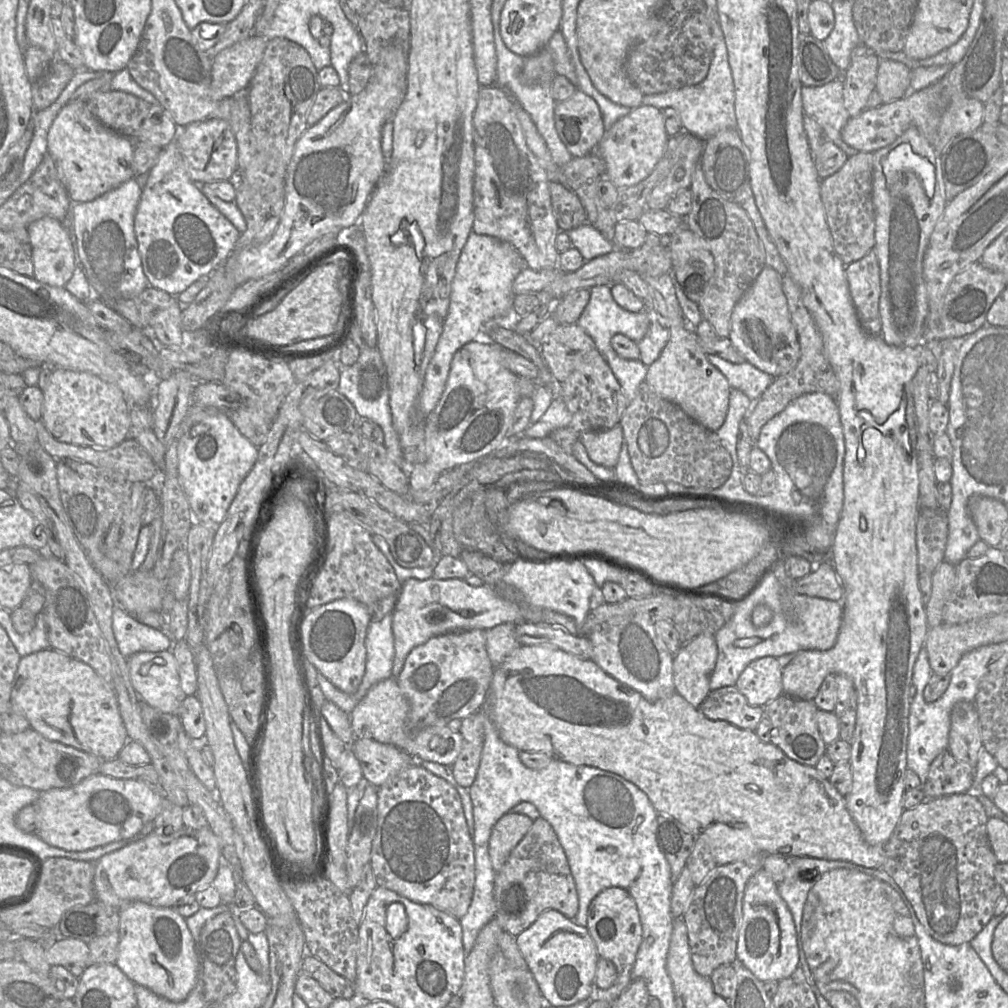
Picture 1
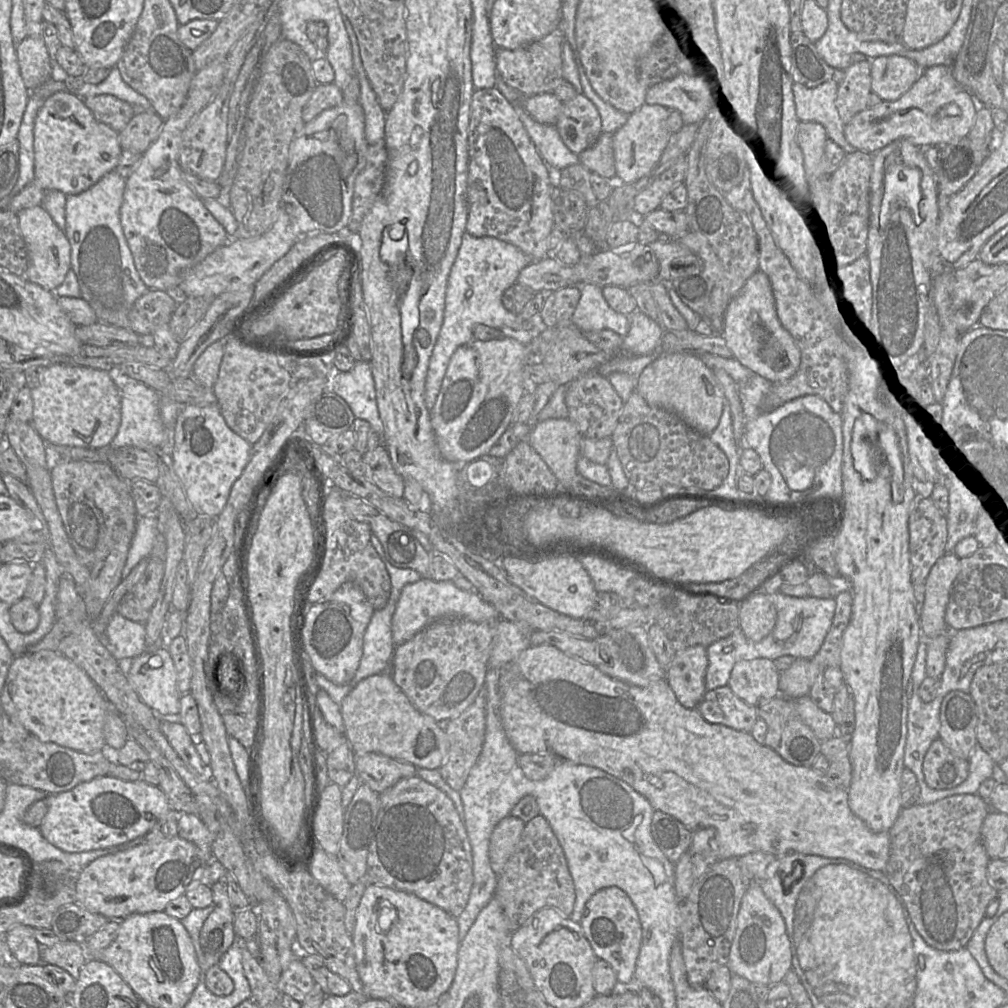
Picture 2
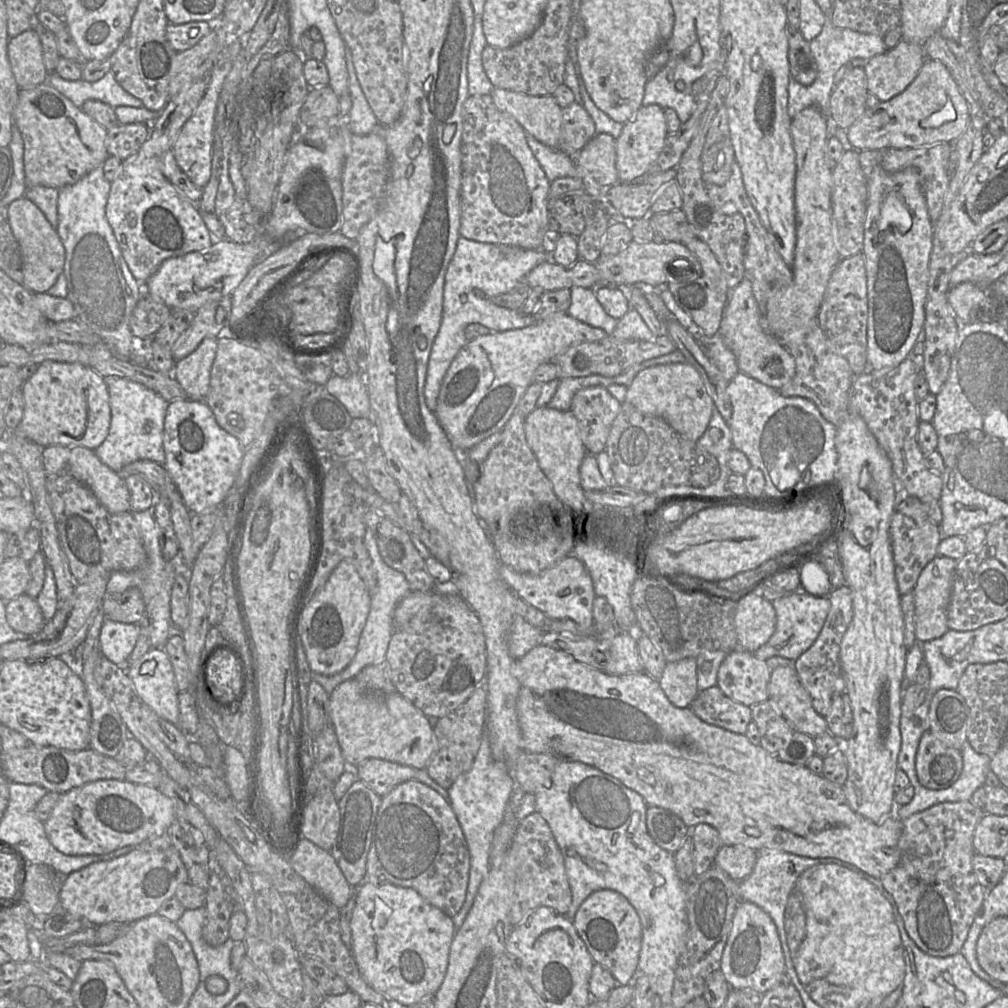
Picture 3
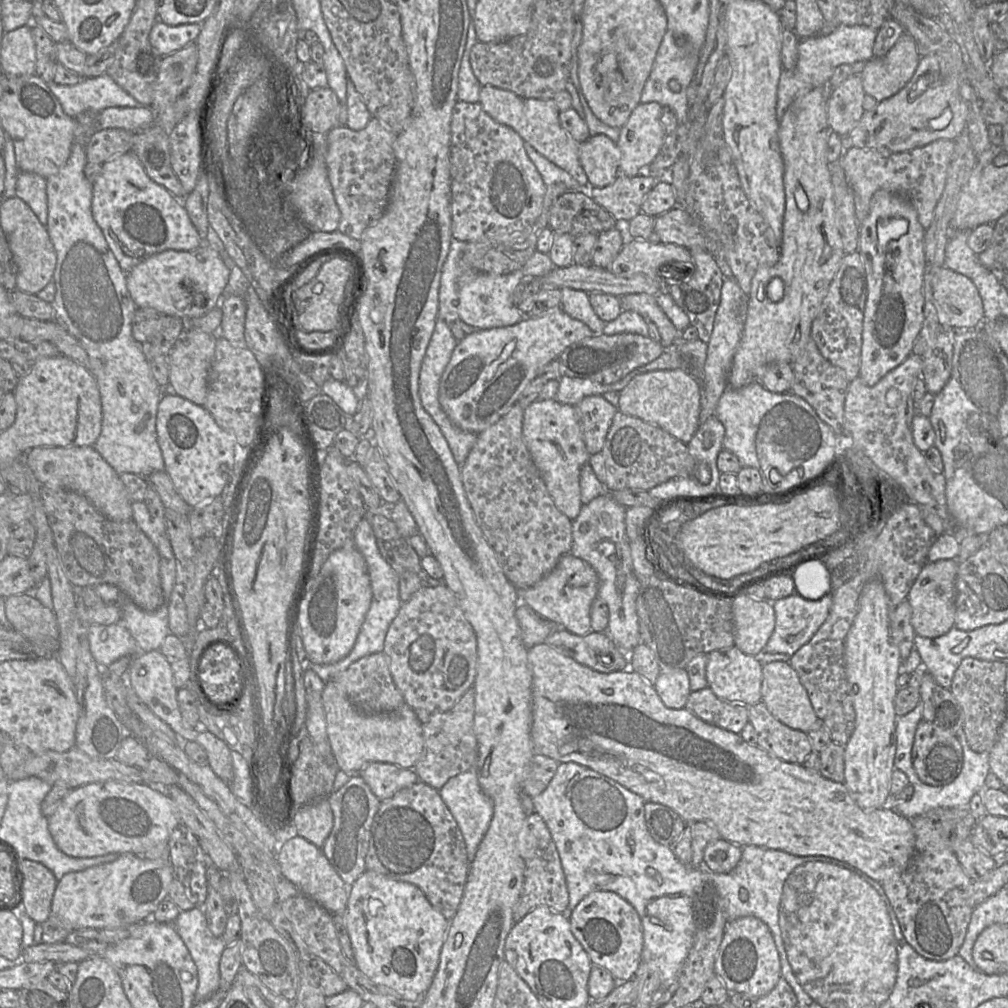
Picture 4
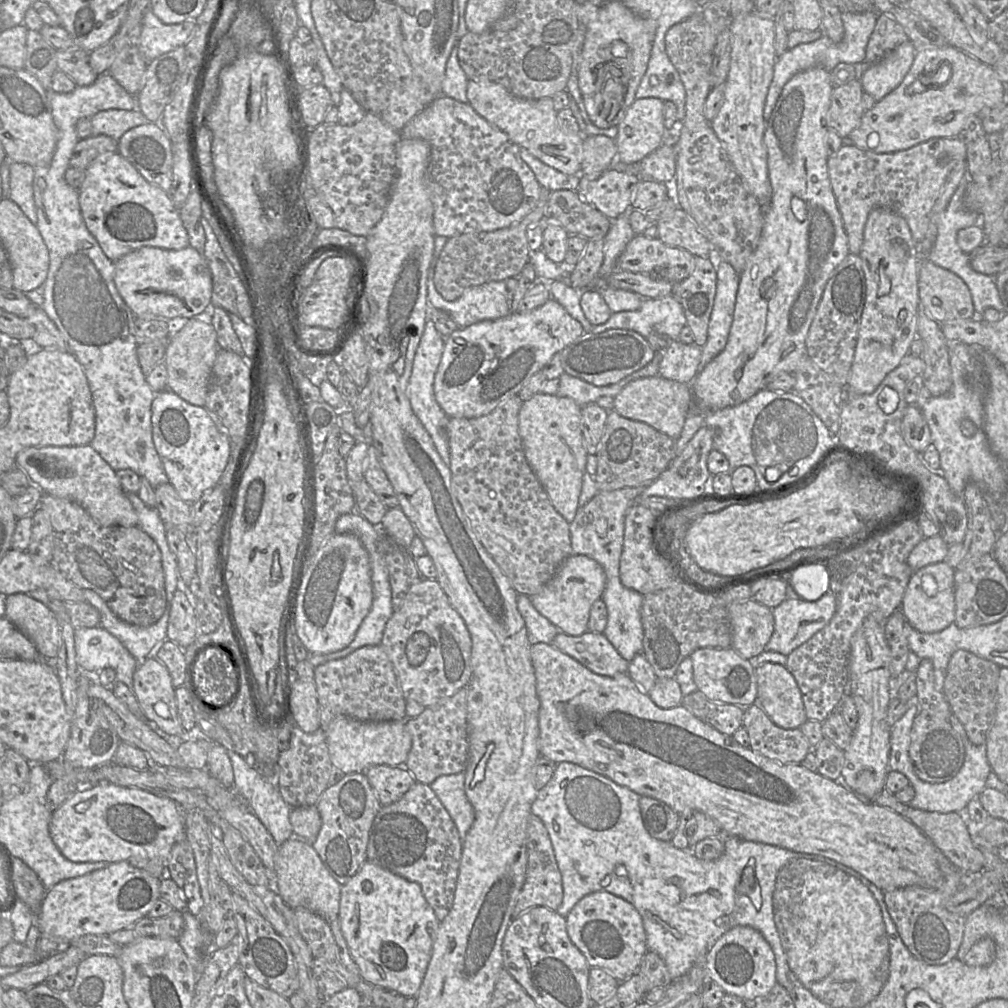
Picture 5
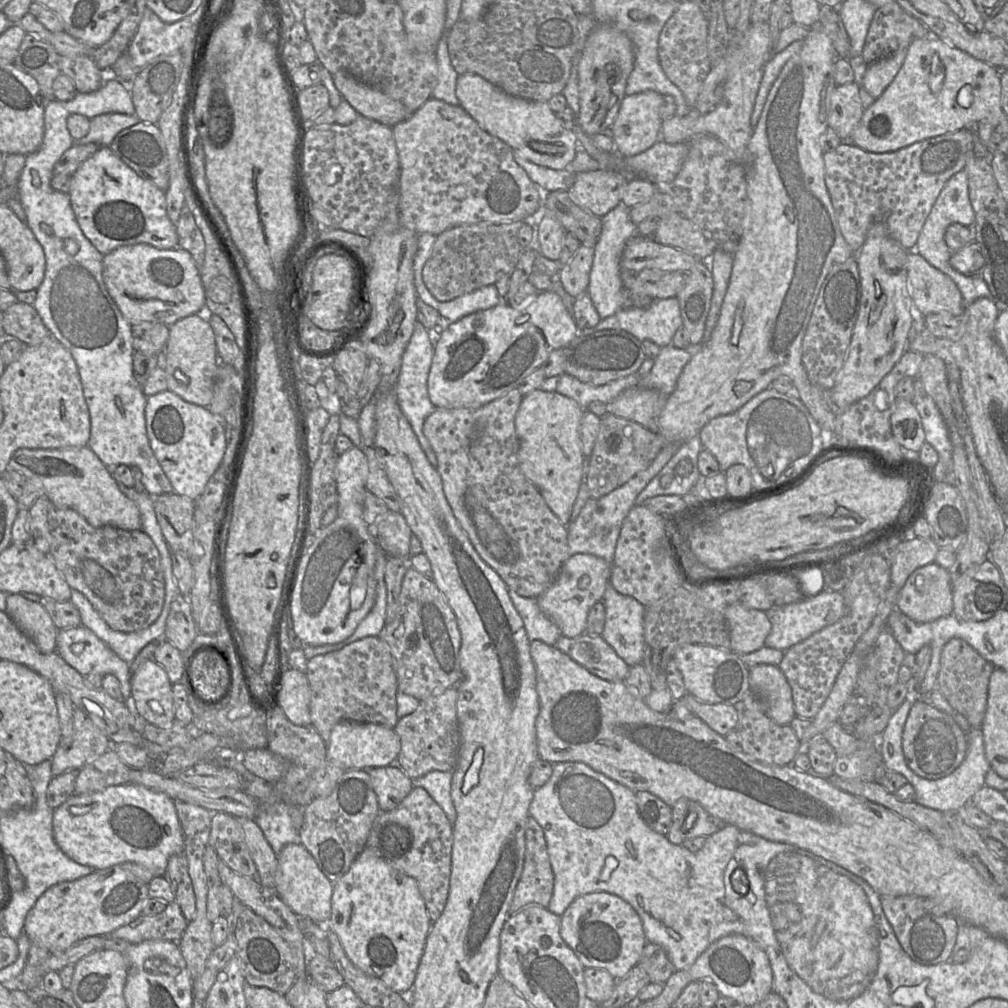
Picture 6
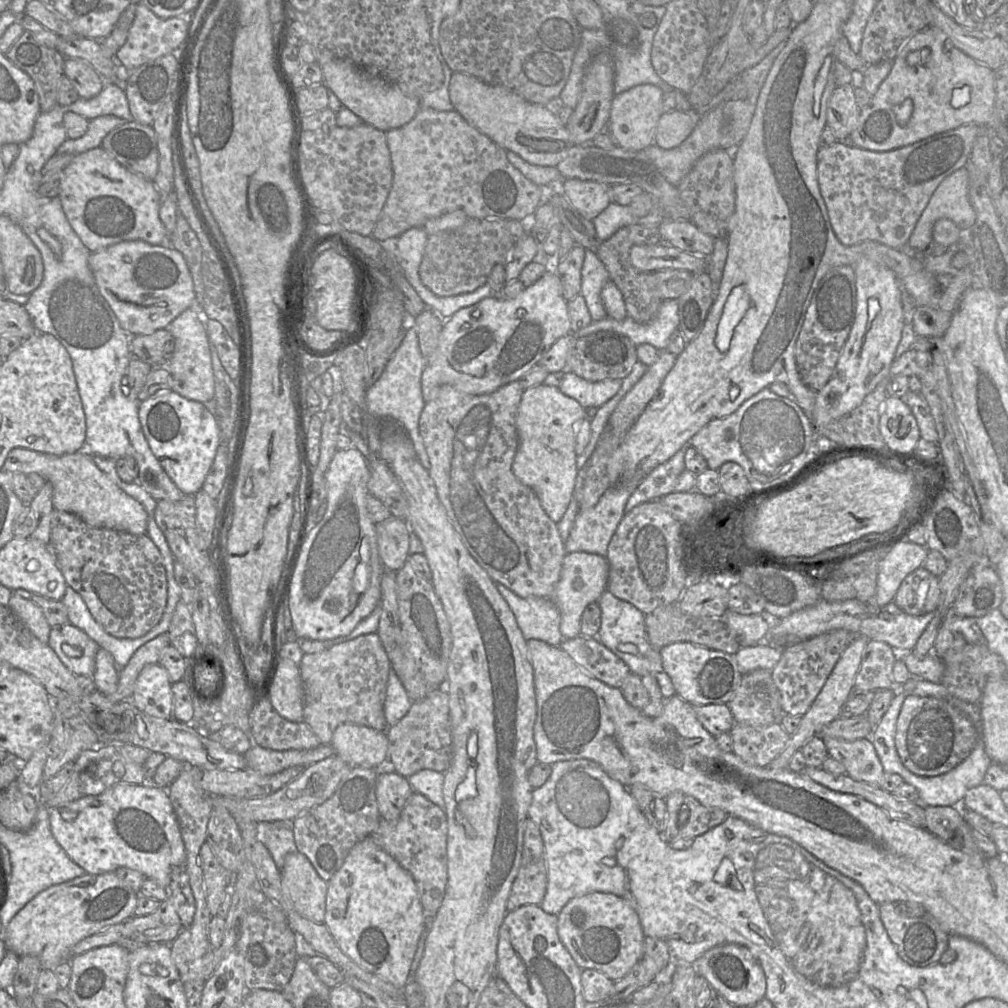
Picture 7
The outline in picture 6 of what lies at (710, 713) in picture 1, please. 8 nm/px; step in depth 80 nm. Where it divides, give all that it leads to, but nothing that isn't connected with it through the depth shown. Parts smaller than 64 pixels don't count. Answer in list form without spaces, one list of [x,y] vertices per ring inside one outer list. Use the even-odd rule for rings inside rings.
[[[686,694],[681,700],[694,715],[718,734],[724,736],[737,729],[740,718],[739,707],[724,703],[705,703],[690,694]]]

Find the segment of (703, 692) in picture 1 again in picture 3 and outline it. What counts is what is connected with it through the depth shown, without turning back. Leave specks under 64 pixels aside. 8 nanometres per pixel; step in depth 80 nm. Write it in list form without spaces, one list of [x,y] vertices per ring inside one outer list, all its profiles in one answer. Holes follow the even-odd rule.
[[[688,657],[667,663],[658,681],[674,706],[678,708],[690,707],[699,693],[696,658]]]

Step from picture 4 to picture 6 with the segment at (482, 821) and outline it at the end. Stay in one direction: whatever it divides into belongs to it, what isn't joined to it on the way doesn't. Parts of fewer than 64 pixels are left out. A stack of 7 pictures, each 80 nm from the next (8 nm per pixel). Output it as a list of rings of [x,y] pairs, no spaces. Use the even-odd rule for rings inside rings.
[[[434,770],[412,781],[414,787],[422,787],[430,794],[454,824],[457,812],[451,798],[452,775],[452,771]]]

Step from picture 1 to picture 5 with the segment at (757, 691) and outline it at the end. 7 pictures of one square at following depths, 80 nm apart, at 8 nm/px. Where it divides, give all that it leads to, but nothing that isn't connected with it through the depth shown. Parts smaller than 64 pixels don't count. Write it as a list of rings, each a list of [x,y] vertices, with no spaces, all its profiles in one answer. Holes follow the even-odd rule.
[[[732,647],[699,648],[690,656],[693,679],[697,690],[717,703],[735,704],[742,708],[757,703],[757,678],[750,662],[741,657]]]

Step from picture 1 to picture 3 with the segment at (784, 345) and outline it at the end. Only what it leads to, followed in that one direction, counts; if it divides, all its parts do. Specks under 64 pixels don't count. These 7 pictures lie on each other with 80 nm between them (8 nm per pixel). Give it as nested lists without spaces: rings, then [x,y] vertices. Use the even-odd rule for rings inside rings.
[[[743,279],[730,292],[718,333],[735,355],[742,373],[776,390],[787,385],[795,376],[794,357],[779,340],[766,331],[749,280]]]

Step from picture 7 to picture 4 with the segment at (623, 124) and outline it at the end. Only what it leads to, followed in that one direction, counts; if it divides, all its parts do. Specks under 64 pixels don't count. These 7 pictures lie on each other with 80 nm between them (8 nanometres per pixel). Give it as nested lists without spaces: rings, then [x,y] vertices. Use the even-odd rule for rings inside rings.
[[[640,102],[620,128],[616,142],[620,150],[620,174],[639,175],[654,161],[667,134],[661,115],[659,103]]]

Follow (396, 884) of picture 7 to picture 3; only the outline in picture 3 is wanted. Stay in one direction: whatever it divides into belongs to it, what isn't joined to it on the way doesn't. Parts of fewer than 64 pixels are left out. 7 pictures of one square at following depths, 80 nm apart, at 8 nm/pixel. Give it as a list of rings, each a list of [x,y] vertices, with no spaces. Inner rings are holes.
[[[362,882],[357,886],[350,927],[352,955],[362,977],[373,989],[405,1005],[414,1004],[424,996],[434,996],[444,980],[456,932],[450,916],[425,901],[413,888]]]

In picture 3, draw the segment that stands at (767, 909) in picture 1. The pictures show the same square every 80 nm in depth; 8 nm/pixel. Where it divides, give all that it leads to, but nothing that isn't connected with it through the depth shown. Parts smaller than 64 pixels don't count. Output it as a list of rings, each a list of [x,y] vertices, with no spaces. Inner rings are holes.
[[[748,901],[738,904],[722,954],[720,971],[731,989],[752,989],[760,994],[778,985],[785,975],[785,958],[777,928],[771,917],[757,905]]]

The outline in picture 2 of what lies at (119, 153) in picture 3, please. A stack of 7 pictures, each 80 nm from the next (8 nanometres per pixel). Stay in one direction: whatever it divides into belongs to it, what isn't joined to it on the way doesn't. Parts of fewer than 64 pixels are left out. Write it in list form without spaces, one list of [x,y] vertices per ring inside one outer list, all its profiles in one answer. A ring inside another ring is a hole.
[[[155,112],[136,114],[127,126],[118,132],[122,151],[143,154],[159,136],[164,119]]]

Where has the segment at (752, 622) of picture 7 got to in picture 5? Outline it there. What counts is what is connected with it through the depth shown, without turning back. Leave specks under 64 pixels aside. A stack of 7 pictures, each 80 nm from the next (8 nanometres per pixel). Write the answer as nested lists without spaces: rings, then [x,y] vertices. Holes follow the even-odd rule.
[[[754,599],[733,601],[727,609],[731,647],[746,660],[763,652],[774,631],[772,609]]]

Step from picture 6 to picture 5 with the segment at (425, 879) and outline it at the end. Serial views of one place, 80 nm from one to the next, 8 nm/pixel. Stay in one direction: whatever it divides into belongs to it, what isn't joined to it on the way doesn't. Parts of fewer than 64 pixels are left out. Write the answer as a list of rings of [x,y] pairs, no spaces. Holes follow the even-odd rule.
[[[416,782],[399,800],[382,806],[373,821],[367,846],[367,861],[418,883],[439,921],[447,916],[453,905],[461,857],[462,842],[456,825],[428,784]]]

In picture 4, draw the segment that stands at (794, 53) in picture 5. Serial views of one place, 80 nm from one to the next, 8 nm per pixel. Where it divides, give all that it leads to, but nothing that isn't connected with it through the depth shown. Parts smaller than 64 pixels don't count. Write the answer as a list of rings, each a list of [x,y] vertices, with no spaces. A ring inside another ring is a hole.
[[[840,25],[828,35],[800,39],[796,67],[792,70],[783,69],[779,78],[776,105],[778,117],[781,118],[796,97],[817,87],[827,87],[829,90],[829,80],[839,65],[870,61],[874,57],[873,45],[877,32],[878,29],[864,25]]]

